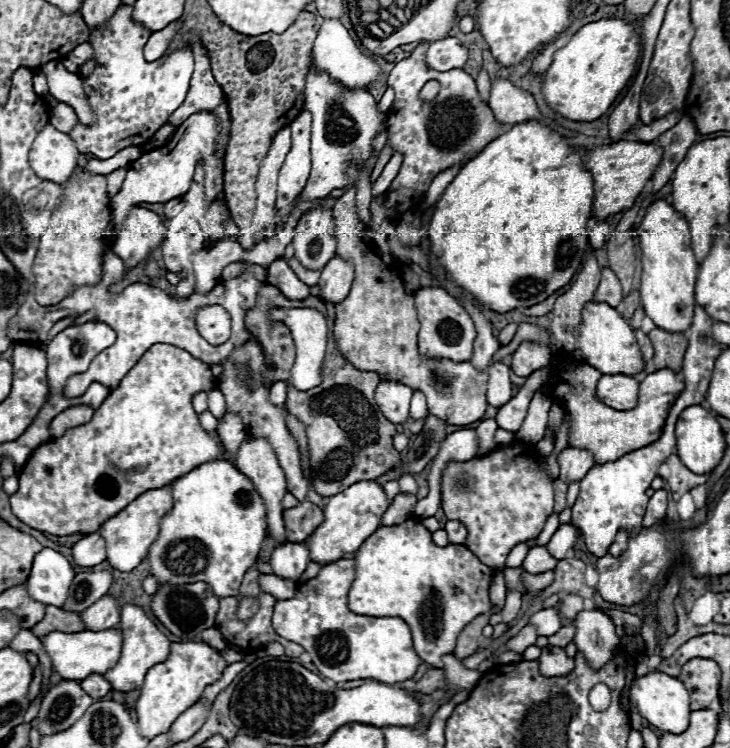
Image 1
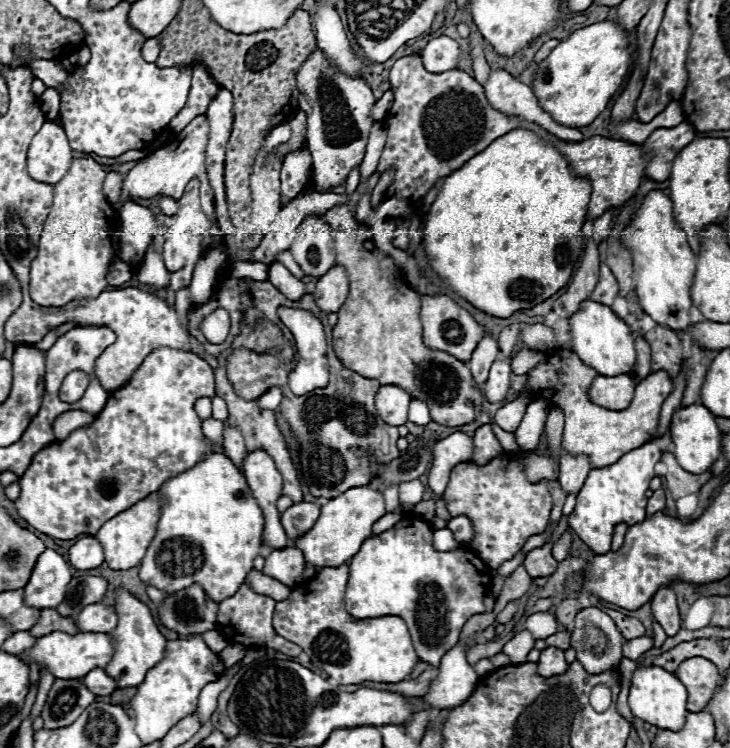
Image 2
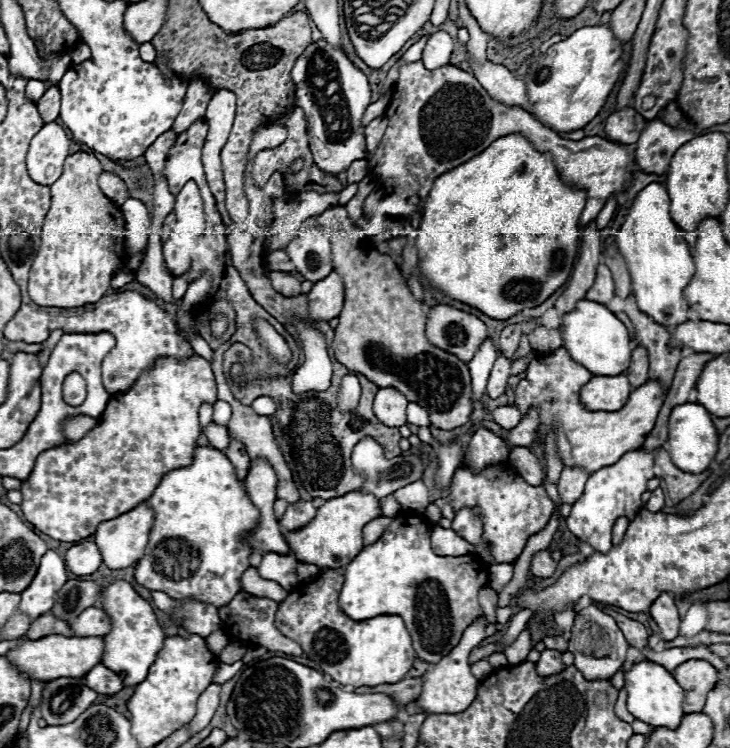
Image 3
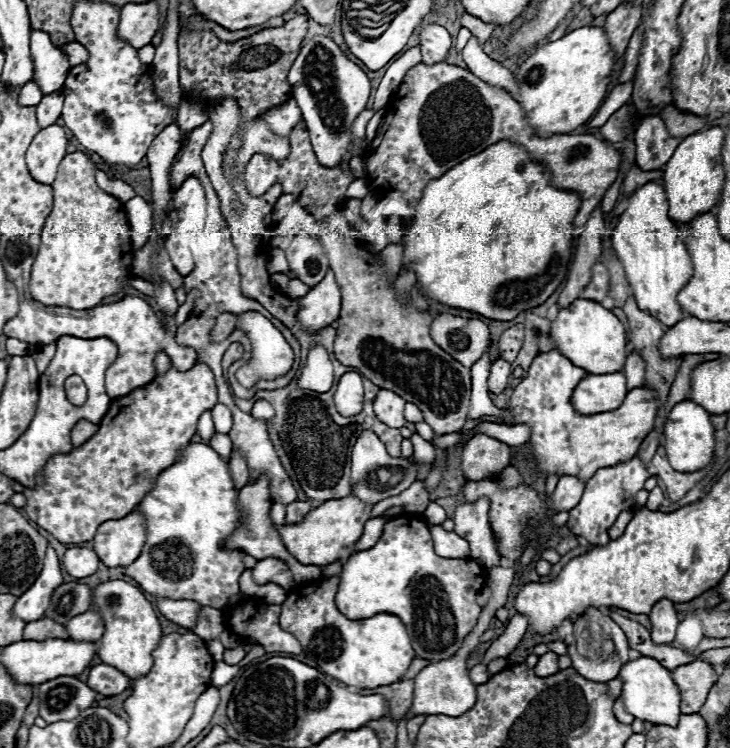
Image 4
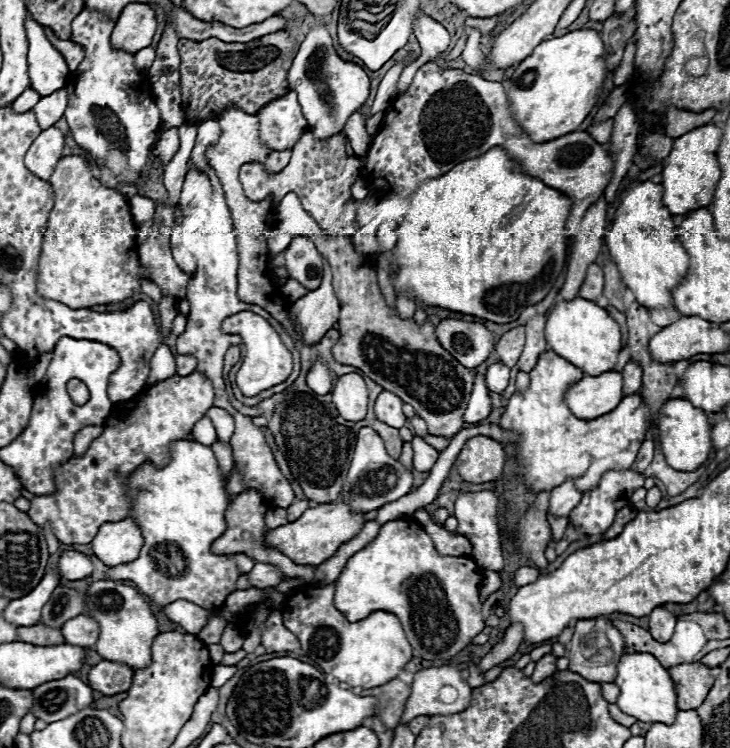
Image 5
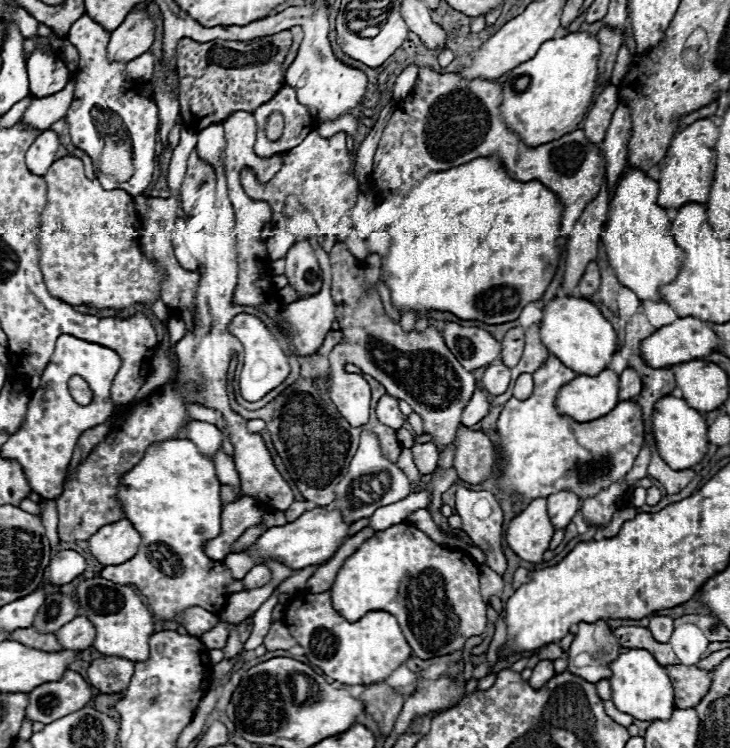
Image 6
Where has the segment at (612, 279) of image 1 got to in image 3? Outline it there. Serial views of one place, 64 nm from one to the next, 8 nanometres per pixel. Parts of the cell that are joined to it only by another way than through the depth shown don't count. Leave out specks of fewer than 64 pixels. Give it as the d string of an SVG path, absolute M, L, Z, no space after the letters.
M600 264L598 266L598 274L596 274L596 282L588 290L586 300L594 300L594 302L600 302L600 304L608 304L612 300L612 296L614 296L614 280L612 280L612 274L610 274L608 266Z

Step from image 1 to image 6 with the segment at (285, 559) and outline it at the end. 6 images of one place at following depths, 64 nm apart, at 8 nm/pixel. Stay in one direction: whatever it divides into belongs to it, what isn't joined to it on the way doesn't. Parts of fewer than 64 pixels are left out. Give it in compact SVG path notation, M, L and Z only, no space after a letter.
M256 564L242 580L244 580L244 588L252 590L252 588L266 586L272 580L272 574L270 574L270 570L264 564Z

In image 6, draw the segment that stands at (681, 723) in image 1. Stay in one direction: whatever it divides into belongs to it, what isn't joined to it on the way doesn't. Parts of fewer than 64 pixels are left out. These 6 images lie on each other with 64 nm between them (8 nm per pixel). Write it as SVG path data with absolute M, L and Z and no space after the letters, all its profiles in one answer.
M638 648L628 650L610 664L610 670L612 670L612 678L610 678L612 702L620 712L626 712L636 720L646 720L646 722L672 718L672 712L676 708L672 682L666 674L666 668L660 666L650 652L638 650Z

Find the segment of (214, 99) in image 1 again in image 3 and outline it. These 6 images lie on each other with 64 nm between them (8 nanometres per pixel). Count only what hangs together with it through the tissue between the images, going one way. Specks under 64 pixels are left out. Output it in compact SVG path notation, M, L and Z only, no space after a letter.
M200 76L194 78L194 80L190 80L190 86L188 86L188 92L186 92L182 110L176 116L172 130L174 132L184 132L192 122L204 118L206 106L208 106L208 102L210 102L210 98L212 98L214 92L216 90L208 82L204 82Z

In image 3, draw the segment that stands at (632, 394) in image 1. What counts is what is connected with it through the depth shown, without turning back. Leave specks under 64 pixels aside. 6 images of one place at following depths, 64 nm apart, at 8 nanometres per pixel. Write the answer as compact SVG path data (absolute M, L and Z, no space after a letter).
M626 374L618 376L592 376L592 380L580 390L580 400L588 410L620 410L630 398L630 382Z

